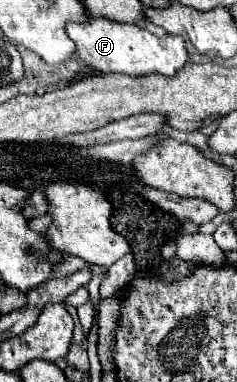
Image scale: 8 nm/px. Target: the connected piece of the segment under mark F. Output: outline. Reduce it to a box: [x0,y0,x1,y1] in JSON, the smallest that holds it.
[67,17,191,77]

